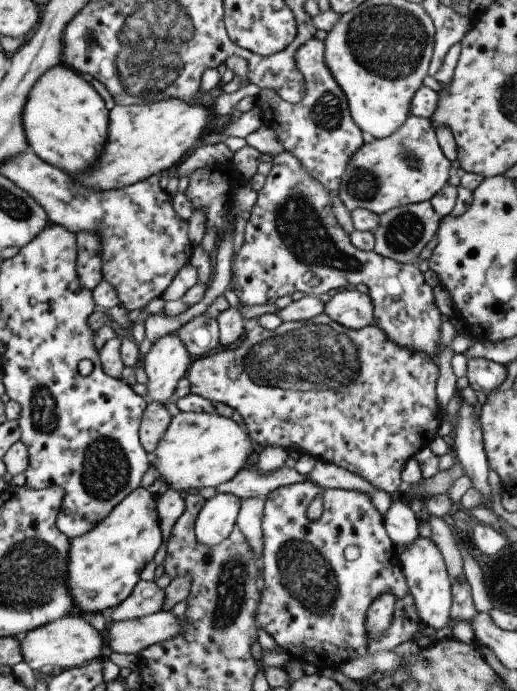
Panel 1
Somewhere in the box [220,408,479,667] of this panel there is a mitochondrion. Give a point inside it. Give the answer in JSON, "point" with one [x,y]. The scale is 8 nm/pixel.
{"point":[307,574]}

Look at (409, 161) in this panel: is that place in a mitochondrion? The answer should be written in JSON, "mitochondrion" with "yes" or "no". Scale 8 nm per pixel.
{"mitochondrion":"yes"}

